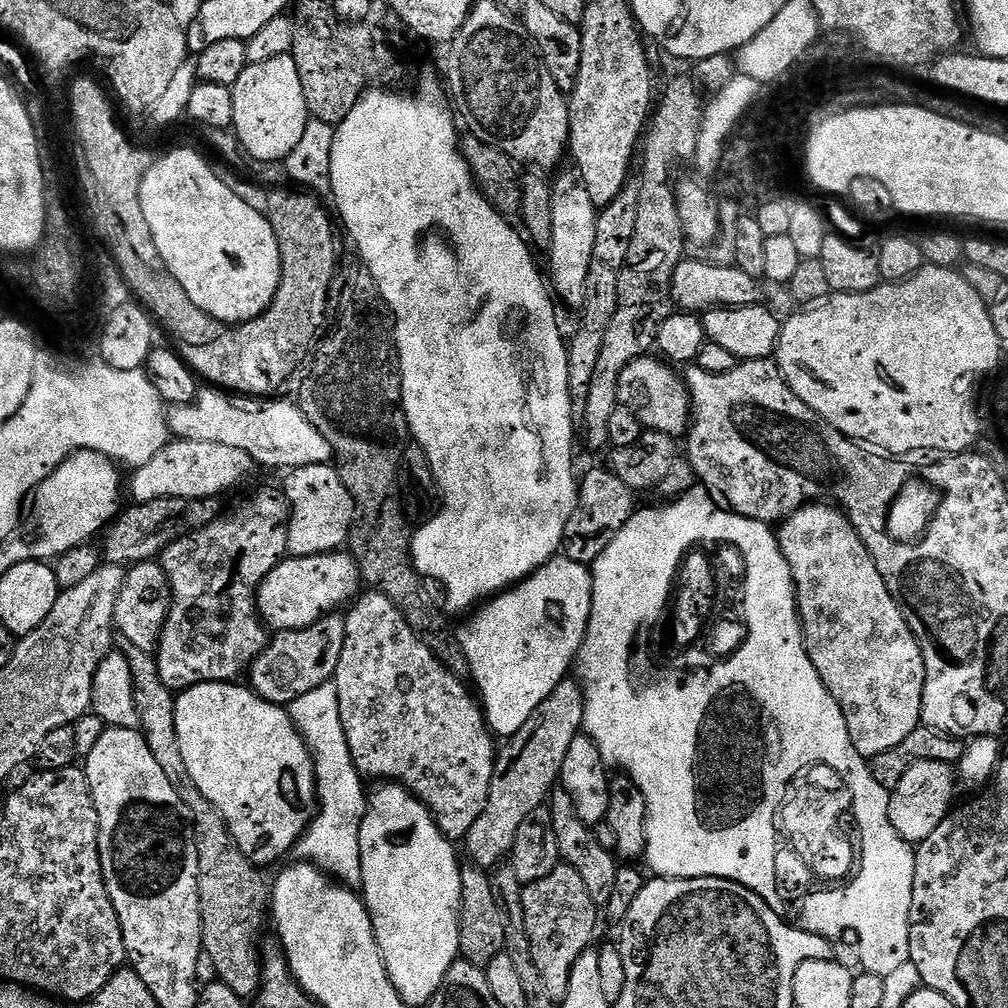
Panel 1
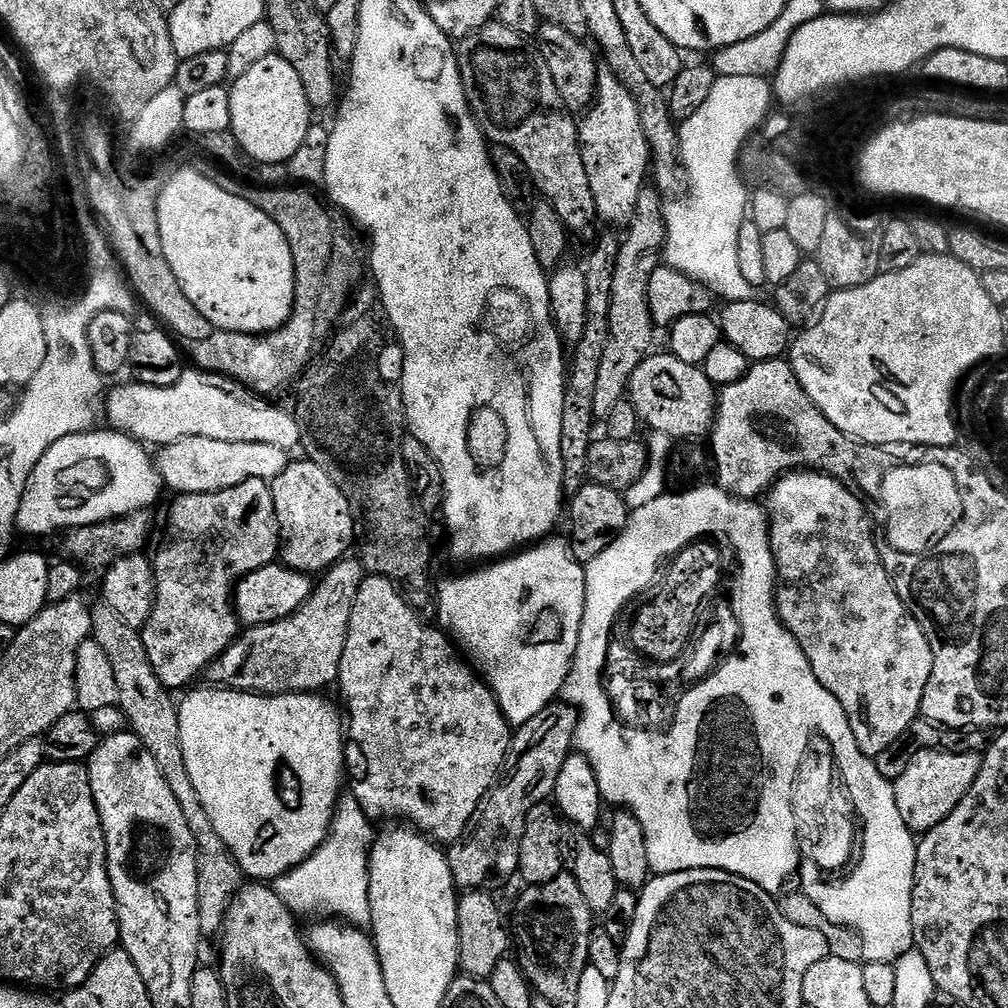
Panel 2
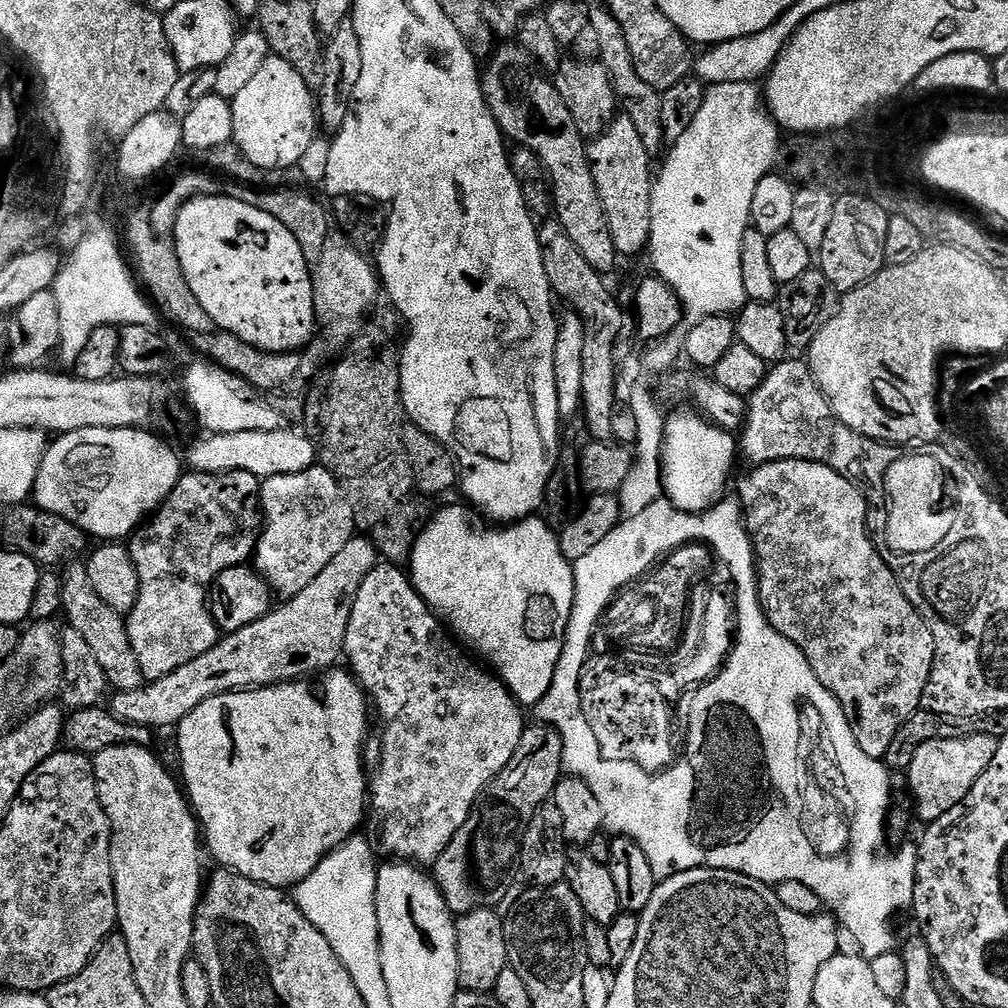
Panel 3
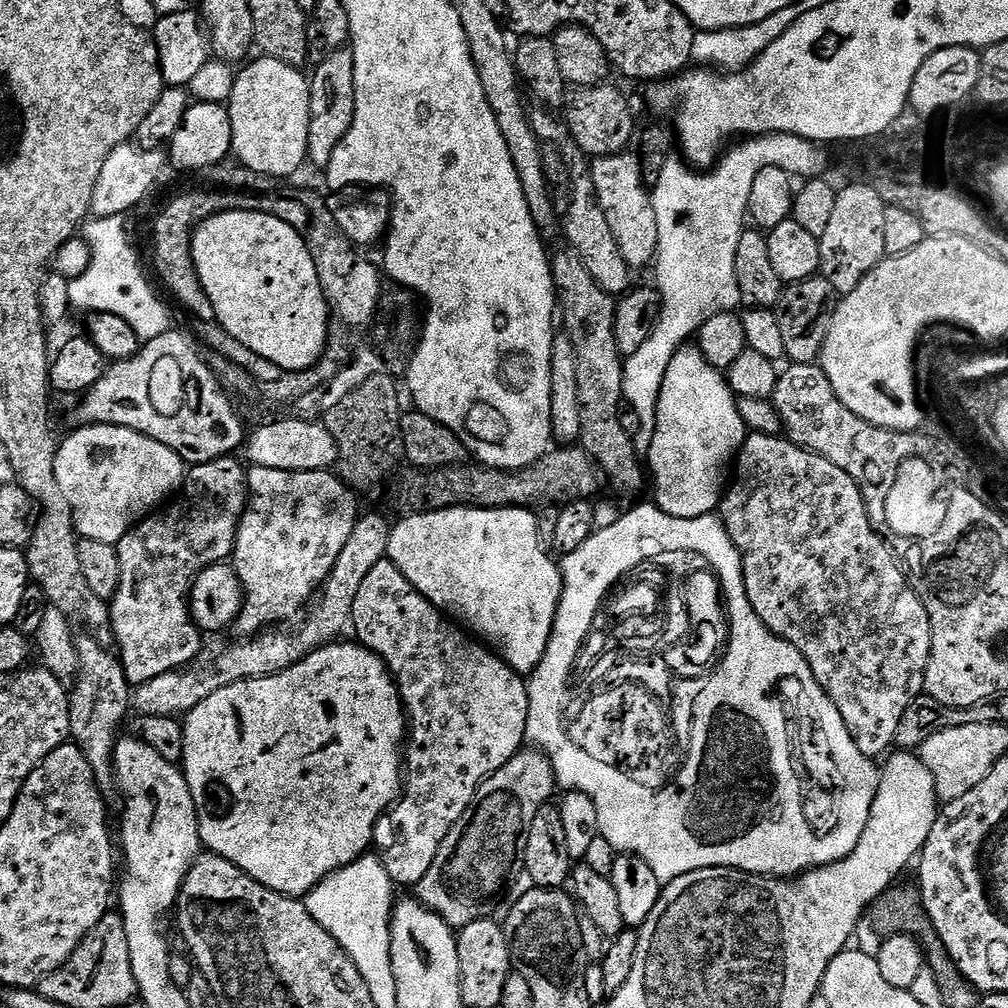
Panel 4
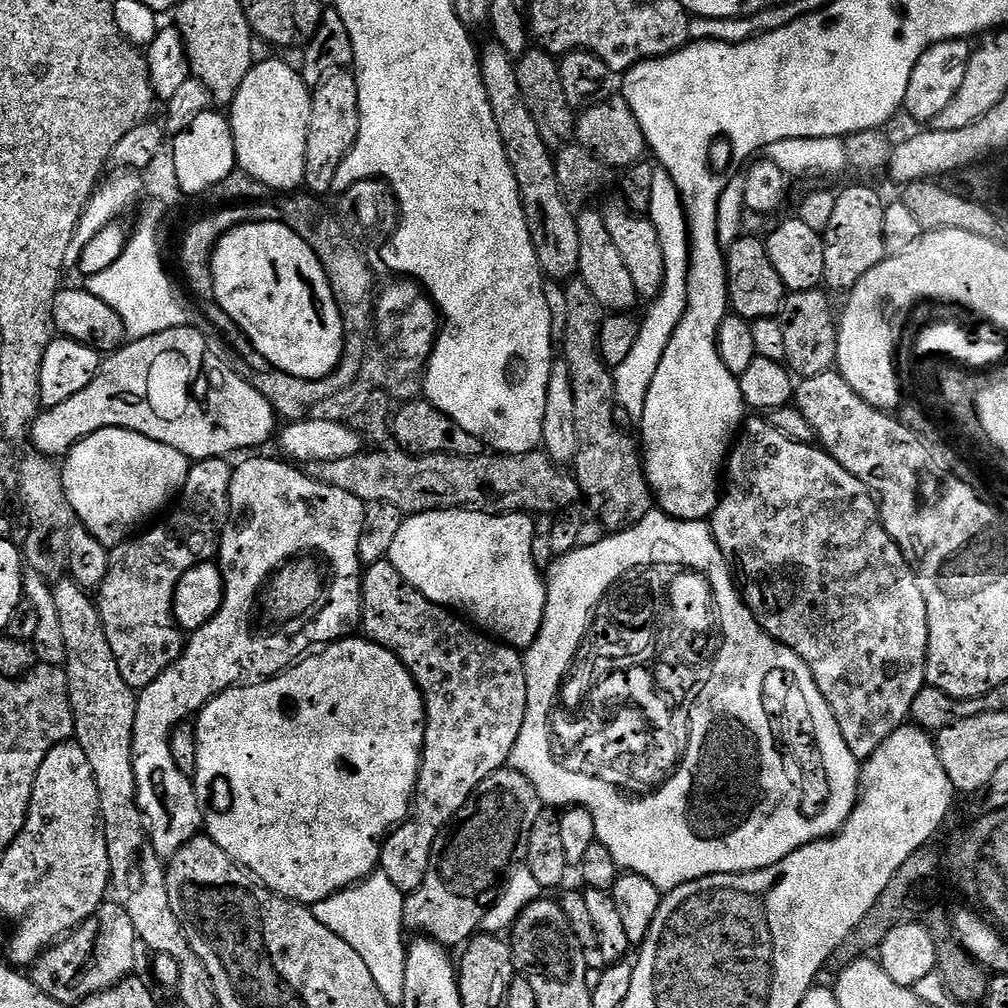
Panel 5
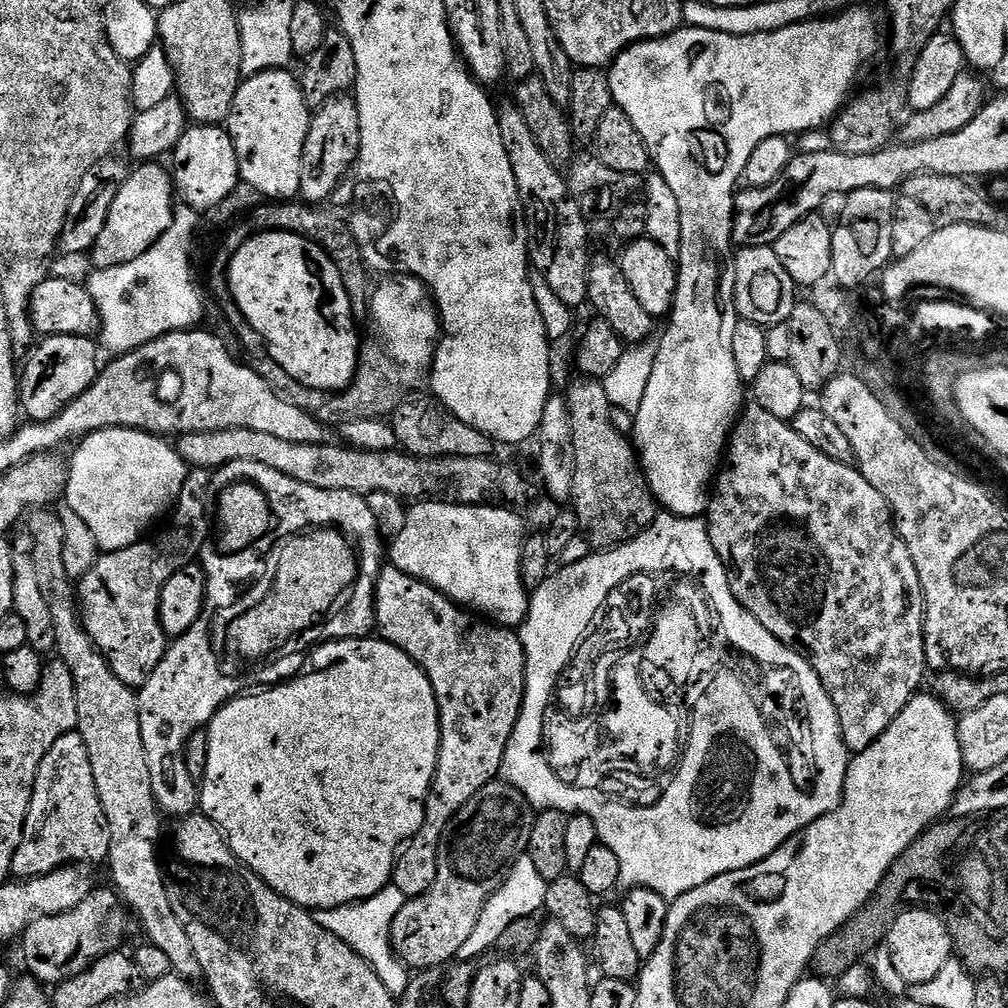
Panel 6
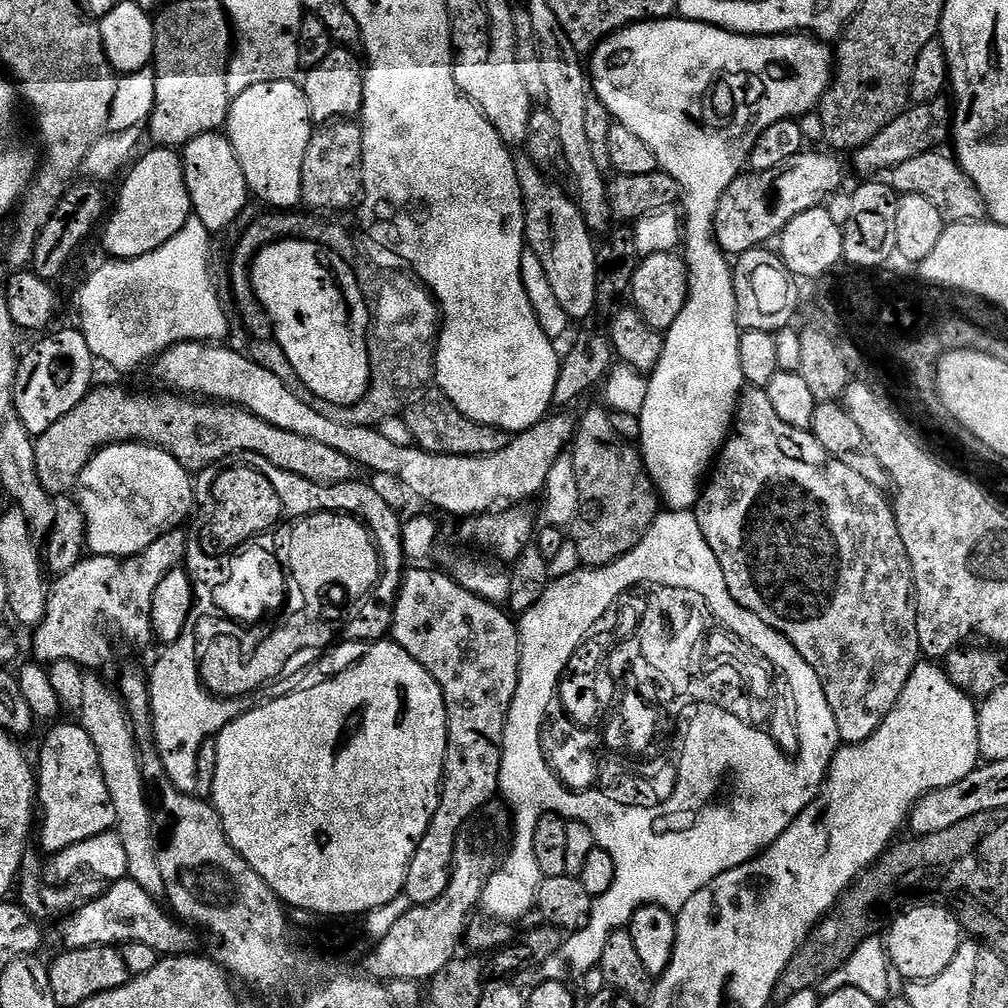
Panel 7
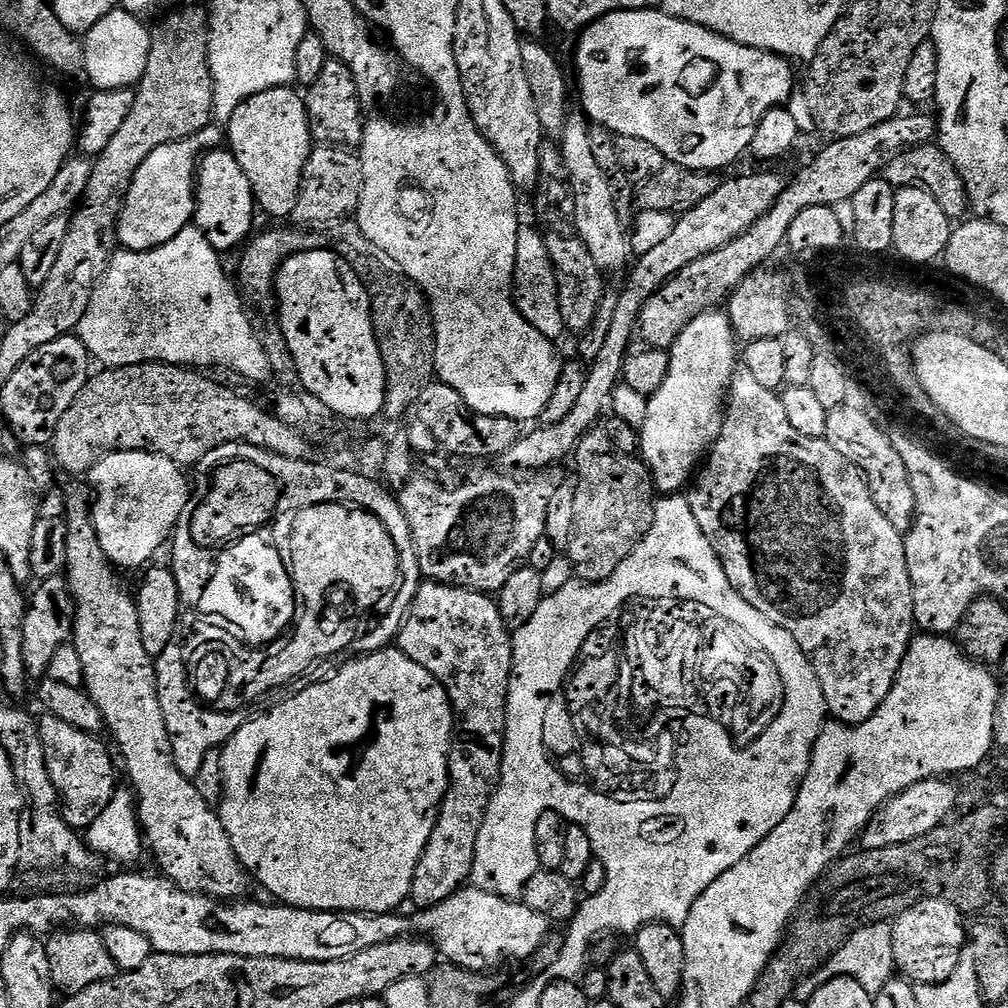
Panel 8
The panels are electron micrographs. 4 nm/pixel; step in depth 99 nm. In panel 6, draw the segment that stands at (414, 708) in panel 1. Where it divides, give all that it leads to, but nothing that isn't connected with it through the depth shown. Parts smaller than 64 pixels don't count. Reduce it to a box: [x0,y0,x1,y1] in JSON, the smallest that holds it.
[375,566,524,900]

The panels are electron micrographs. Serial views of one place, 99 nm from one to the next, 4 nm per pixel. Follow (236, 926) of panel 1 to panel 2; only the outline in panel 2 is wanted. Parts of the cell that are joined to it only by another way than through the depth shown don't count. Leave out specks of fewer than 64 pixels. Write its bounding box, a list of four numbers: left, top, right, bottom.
[94,617,242,937]

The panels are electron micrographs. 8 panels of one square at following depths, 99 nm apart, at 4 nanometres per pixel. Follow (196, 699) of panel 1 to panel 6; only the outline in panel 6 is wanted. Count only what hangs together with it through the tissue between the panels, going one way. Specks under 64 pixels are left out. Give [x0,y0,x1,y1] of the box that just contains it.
[198,638,440,910]

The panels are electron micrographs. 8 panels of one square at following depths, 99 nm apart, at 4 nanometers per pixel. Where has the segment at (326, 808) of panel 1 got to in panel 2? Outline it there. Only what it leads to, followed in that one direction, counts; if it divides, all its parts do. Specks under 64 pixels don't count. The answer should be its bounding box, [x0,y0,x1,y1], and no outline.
[274,794,374,930]

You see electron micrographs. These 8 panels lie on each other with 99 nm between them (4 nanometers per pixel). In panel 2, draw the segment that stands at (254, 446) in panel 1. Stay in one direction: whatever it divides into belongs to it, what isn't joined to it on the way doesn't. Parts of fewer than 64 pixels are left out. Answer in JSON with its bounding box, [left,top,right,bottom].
[106,370,302,450]

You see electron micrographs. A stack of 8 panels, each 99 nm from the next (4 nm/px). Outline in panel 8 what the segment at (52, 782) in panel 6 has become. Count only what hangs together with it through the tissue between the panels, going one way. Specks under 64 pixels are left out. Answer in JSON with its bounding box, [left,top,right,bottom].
[39,714,117,830]

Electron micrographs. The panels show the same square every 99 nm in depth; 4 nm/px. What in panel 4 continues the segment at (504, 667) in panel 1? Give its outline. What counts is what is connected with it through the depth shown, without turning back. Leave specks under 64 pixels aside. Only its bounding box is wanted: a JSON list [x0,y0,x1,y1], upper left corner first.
[387,508,564,674]

